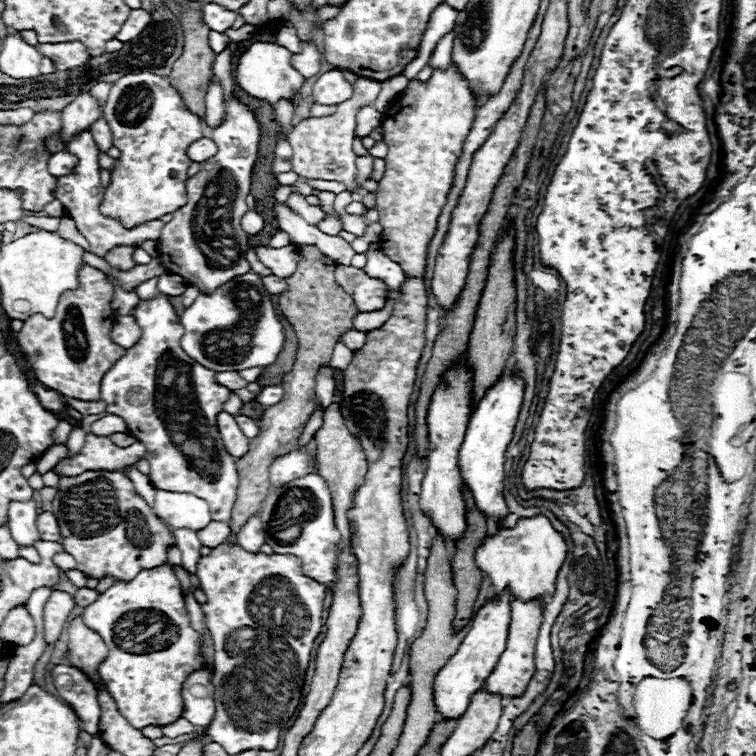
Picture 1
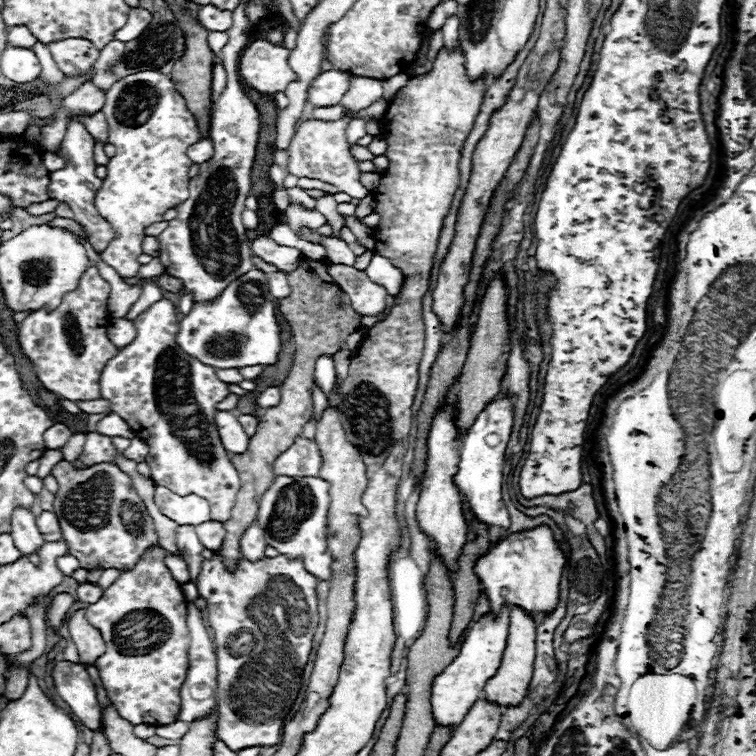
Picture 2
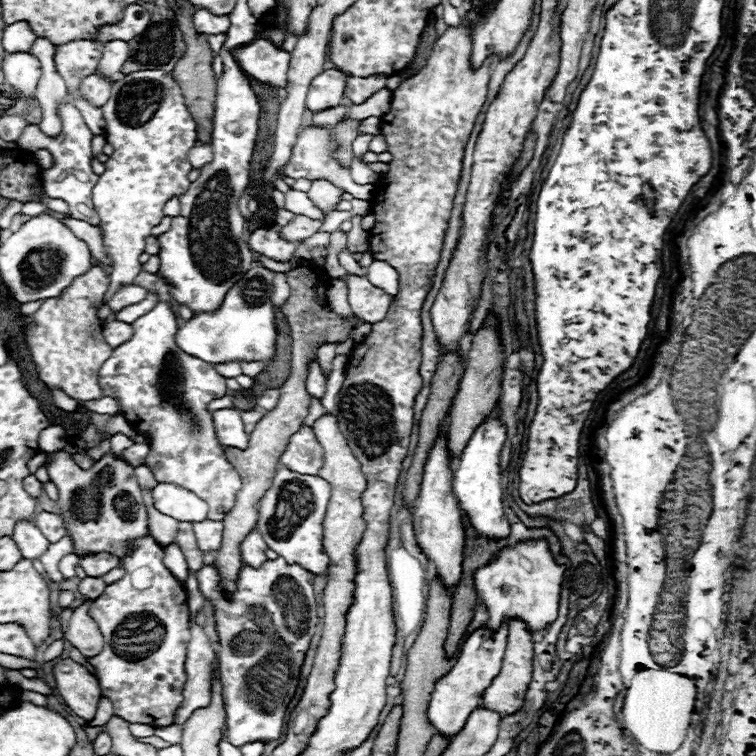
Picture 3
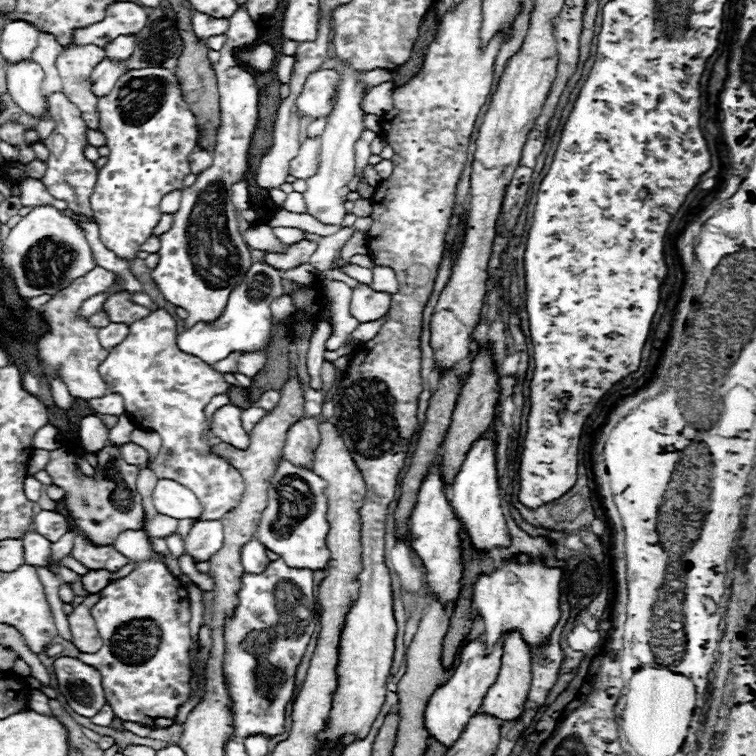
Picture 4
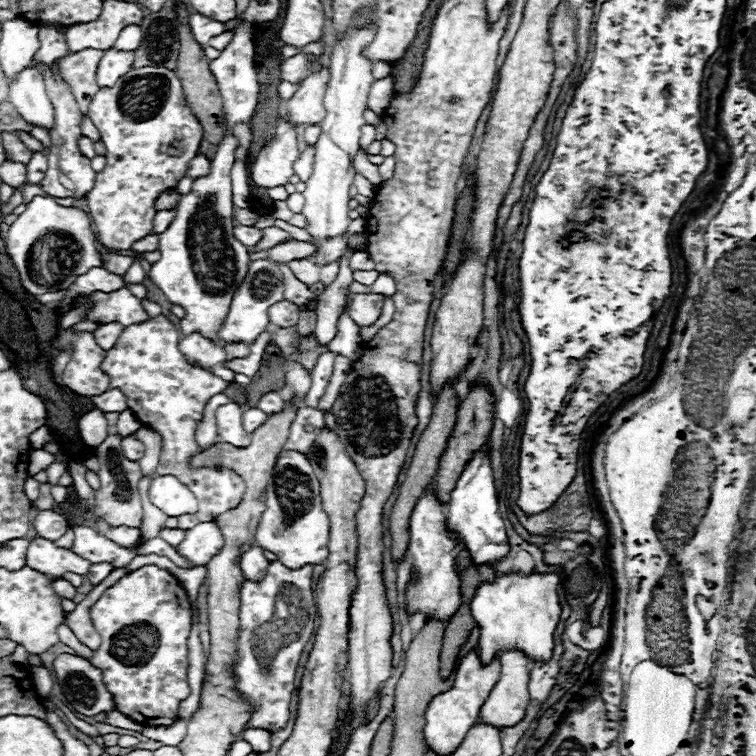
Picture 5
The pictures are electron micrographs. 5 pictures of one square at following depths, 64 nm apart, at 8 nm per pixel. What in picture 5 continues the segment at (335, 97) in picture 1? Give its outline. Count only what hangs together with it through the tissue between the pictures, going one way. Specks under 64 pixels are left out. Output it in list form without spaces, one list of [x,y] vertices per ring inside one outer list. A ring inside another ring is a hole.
[[[322,68],[314,74],[310,74],[308,78],[304,78],[304,82],[298,86],[296,94],[282,102],[282,110],[288,112],[288,118],[292,120],[292,124],[318,124],[324,120],[326,116],[326,108],[324,108],[324,94],[326,94],[326,86],[330,80],[330,72],[328,68]]]

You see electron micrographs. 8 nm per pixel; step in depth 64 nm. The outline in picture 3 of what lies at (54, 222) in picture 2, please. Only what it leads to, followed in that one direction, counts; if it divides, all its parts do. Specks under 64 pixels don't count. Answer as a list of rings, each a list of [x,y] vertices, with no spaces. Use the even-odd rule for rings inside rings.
[[[64,218],[62,220],[80,240],[84,240],[86,244],[88,244],[88,248],[90,248],[90,252],[94,254],[94,258],[98,258],[100,262],[104,262],[104,264],[112,264],[110,260],[108,260],[108,256],[106,256],[106,252],[104,252],[104,244],[102,244],[102,240],[100,240],[100,232],[98,232],[98,228],[94,228],[94,226],[90,226],[88,222],[82,222],[82,220],[76,220],[76,218]]]

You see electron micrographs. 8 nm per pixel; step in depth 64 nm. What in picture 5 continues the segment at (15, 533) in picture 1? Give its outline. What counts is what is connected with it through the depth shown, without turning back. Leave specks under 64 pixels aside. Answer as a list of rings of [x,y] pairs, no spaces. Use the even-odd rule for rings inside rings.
[[[36,536],[28,542],[26,566],[36,568],[38,572],[50,576],[62,576],[64,572],[74,572],[84,576],[90,568],[90,562],[82,560],[72,550],[58,550],[54,542]]]

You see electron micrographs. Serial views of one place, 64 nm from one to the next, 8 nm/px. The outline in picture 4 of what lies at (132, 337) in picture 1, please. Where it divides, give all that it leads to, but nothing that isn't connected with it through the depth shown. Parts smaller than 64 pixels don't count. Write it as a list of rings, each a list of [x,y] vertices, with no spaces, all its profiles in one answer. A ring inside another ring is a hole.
[[[110,322],[106,328],[100,328],[98,330],[98,340],[100,344],[104,344],[104,348],[114,348],[118,346],[124,338],[128,336],[128,326],[126,324],[116,324],[116,322]]]

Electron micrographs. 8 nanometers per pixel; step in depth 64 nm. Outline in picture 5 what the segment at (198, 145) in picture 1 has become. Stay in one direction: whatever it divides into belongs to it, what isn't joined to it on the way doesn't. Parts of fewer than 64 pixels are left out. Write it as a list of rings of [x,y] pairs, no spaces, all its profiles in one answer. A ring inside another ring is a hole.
[[[196,154],[196,156],[188,162],[188,172],[186,172],[186,176],[192,176],[192,178],[206,176],[206,174],[208,174],[208,168],[210,168],[210,160],[208,160],[204,154]]]

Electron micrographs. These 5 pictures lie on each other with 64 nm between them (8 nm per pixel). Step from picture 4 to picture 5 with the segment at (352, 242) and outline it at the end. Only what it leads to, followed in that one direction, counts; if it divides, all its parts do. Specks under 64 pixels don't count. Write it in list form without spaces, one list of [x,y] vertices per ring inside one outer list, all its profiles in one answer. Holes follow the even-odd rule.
[[[348,248],[340,258],[338,258],[338,264],[340,264],[340,274],[338,274],[338,280],[334,280],[320,296],[318,296],[318,302],[316,302],[316,314],[318,314],[318,322],[316,322],[316,340],[320,344],[326,344],[334,338],[336,334],[336,322],[338,322],[338,316],[340,316],[340,310],[344,306],[344,298],[346,298],[346,292],[348,292],[348,284],[354,280],[352,278],[352,270],[348,266],[350,262],[350,256],[358,252],[356,248]]]

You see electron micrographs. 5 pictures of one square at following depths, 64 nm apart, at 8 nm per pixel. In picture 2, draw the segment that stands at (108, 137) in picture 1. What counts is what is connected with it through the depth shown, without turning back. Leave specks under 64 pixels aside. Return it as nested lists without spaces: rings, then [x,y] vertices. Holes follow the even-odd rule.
[[[98,112],[96,116],[88,116],[84,118],[84,126],[88,128],[88,132],[94,136],[94,140],[108,144],[108,124],[102,112]]]

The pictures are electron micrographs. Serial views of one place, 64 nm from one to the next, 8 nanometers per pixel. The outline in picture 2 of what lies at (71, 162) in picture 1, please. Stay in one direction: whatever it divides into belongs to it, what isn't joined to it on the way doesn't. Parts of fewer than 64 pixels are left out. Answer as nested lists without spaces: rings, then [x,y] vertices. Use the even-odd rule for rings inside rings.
[[[44,152],[44,166],[48,168],[48,172],[56,172],[60,168],[64,168],[66,160],[58,154],[50,154],[50,152]]]

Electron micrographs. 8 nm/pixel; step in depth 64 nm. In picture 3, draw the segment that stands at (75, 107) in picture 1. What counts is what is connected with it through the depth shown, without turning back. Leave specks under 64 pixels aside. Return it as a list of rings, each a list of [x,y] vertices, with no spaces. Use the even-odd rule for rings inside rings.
[[[90,74],[80,84],[80,98],[88,100],[90,104],[100,108],[106,104],[106,100],[110,96],[110,88],[112,88],[112,82],[106,82],[106,80],[98,78],[96,74]]]

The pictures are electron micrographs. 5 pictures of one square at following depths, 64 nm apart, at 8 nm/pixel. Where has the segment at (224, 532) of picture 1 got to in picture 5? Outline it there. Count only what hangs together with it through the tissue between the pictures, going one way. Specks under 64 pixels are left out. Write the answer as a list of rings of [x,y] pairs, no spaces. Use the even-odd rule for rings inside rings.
[[[200,522],[186,530],[186,536],[176,552],[186,556],[192,564],[204,566],[212,560],[212,556],[216,556],[216,552],[220,552],[222,542],[222,532],[216,522]]]

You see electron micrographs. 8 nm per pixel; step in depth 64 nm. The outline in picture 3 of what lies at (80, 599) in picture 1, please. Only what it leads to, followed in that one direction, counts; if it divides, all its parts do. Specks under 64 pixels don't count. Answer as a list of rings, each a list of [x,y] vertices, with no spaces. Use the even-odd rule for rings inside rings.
[[[84,578],[78,586],[80,594],[86,598],[86,600],[96,600],[102,592],[104,592],[106,584],[102,578]]]

